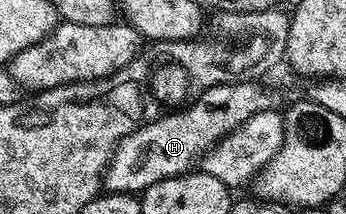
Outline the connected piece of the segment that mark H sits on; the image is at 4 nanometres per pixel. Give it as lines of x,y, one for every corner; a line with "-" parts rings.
247,80
241,84
216,86
204,95
206,102
190,104
183,110
169,111
164,114
168,116
161,120
143,123
124,137
112,153
102,181
103,187
112,194
142,194
154,186
154,182
192,172
221,141
243,127
250,118
259,112
270,112
281,107
279,98
262,85

